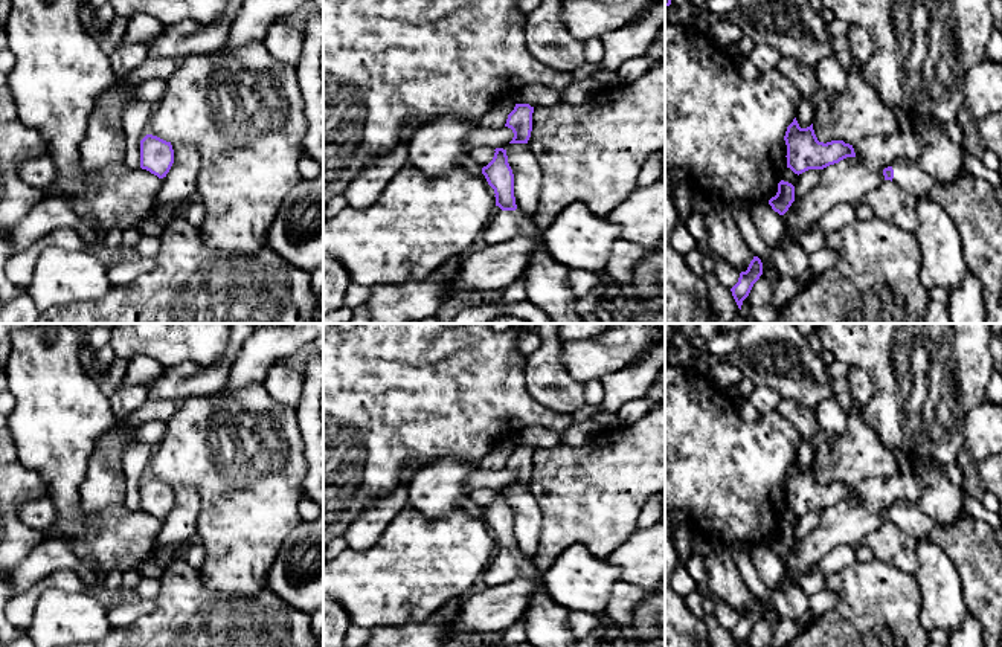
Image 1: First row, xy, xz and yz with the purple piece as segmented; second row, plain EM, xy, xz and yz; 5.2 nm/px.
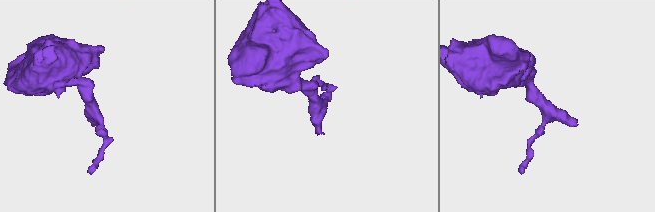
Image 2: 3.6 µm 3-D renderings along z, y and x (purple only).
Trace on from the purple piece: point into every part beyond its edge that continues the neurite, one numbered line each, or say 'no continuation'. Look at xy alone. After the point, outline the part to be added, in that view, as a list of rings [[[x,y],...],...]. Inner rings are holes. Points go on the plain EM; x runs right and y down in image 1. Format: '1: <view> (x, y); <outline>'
no continuation

